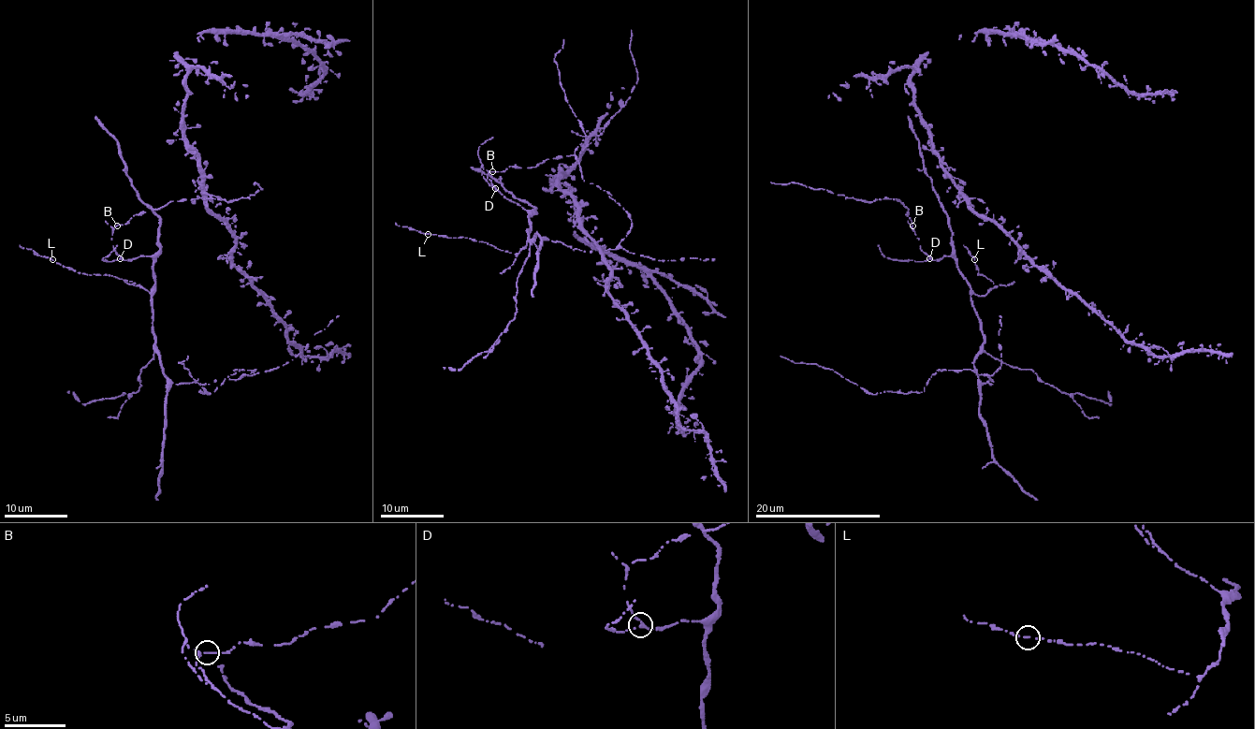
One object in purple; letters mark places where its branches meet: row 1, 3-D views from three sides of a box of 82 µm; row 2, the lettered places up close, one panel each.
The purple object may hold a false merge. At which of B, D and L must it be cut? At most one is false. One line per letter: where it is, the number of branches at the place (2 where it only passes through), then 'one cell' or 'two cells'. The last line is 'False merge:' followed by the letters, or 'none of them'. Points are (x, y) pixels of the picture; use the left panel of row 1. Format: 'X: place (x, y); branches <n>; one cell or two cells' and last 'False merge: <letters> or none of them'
B: place (117, 225); branches 3; one cell
D: place (120, 258); branches 3; one cell
L: place (52, 259); branches 2; one cell
False merge: none of them

